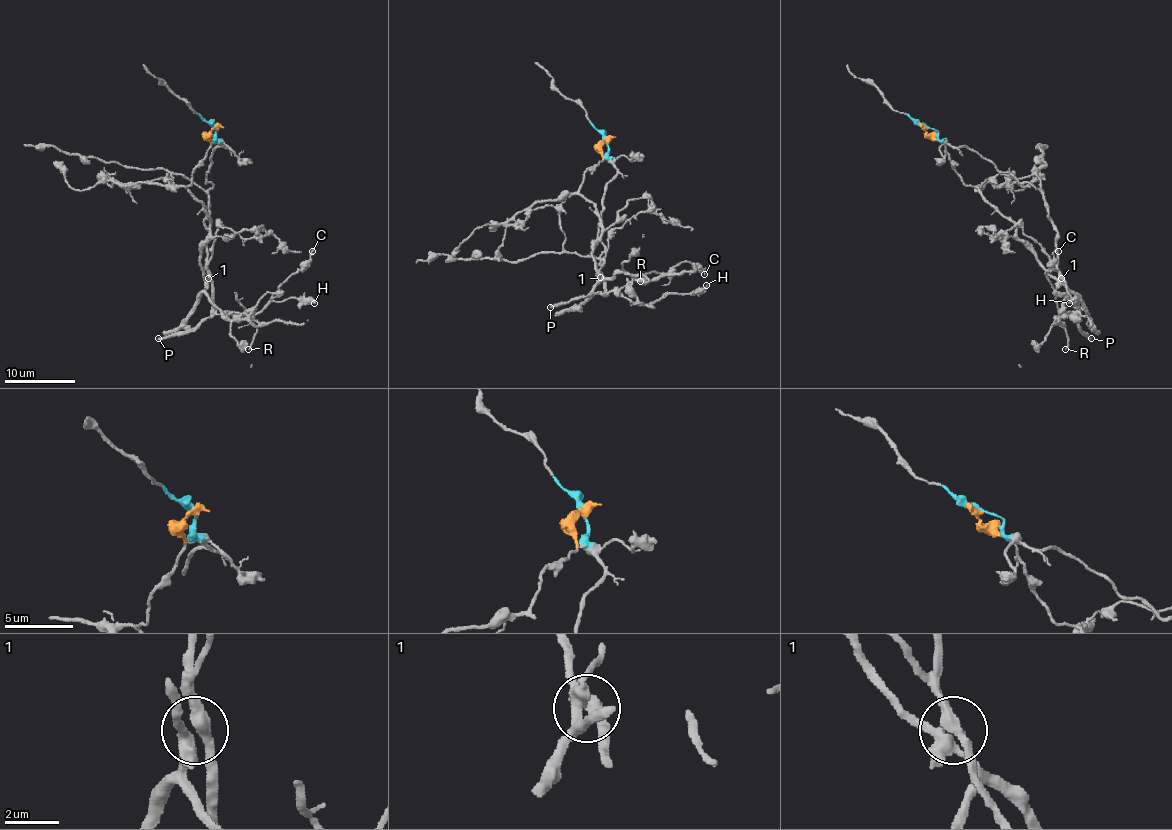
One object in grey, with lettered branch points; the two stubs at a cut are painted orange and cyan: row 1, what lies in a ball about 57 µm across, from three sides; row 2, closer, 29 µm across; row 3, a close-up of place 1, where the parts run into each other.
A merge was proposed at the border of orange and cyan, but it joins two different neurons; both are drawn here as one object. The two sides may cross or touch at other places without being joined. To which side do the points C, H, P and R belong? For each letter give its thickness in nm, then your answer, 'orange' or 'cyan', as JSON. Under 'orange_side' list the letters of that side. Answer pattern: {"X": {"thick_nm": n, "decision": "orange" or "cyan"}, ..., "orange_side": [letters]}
{"C": {"thick_nm": 130, "decision": "orange"}, "H": {"thick_nm": 340, "decision": "cyan"}, "P": {"thick_nm": 280, "decision": "cyan"}, "R": {"thick_nm": 170, "decision": "orange"}, "orange_side": ["C", "R"]}

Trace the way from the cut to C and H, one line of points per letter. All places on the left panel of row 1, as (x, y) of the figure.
C: (215, 128), (187, 186), (210, 222), (201, 252), (206, 296), (224, 316), (243, 319), (313, 250)
H: (215, 126), (224, 147), (212, 154), (206, 174), (212, 303), (219, 314), (258, 314), (290, 298), (314, 303)

